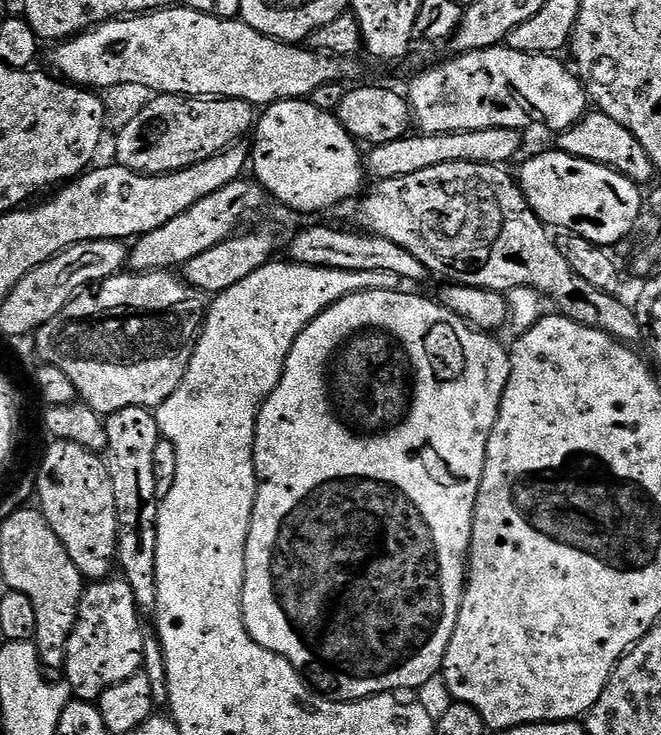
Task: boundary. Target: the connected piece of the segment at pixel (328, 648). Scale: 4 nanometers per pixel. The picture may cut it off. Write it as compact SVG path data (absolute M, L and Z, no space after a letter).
M408 291L356 292L353 296L342 298L337 304L331 304L326 311L318 314L318 318L314 318L308 323L306 330L302 330L302 334L298 334L298 338L286 358L280 385L265 398L264 405L260 408L260 415L256 418L256 445L252 453L254 454L258 483L248 541L246 542L246 566L244 567L244 585L242 586L244 625L250 638L254 638L254 642L258 642L258 646L266 646L266 650L286 658L286 662L290 662L290 666L294 666L315 691L319 692L321 696L327 696L329 700L341 702L364 700L368 696L377 694L399 693L399 688L420 688L435 672L437 675L443 669L444 655L450 646L454 626L458 622L458 610L466 587L468 549L472 546L472 519L476 513L476 499L478 498L478 486L482 482L482 470L486 466L486 446L490 442L490 430L494 430L494 422L498 418L504 387L510 378L509 349L503 348L495 340L497 338L495 335L481 332L479 328L472 327L462 318L458 318L458 314L443 308L435 299L427 300L424 296L415 296L414 293Z

